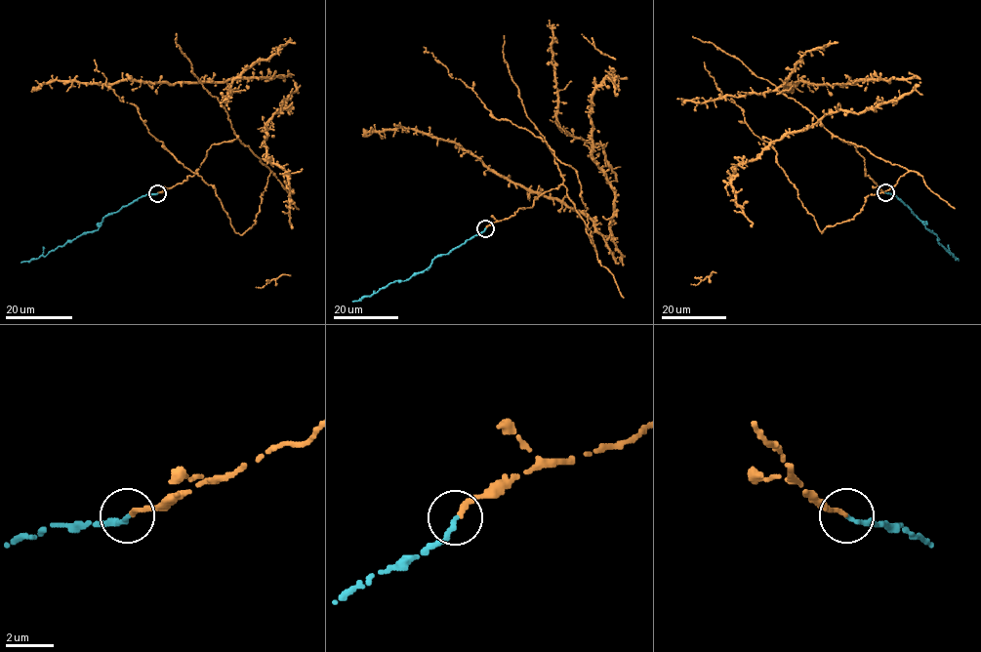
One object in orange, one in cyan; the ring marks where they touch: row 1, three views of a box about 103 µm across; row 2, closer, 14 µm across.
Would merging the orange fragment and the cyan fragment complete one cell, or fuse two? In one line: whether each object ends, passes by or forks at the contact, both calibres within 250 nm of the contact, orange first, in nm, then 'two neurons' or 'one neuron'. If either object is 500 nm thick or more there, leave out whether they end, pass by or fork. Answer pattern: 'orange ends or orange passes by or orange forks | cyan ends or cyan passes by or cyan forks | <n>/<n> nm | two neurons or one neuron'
orange ends | cyan ends | 220/200 nm | one neuron

